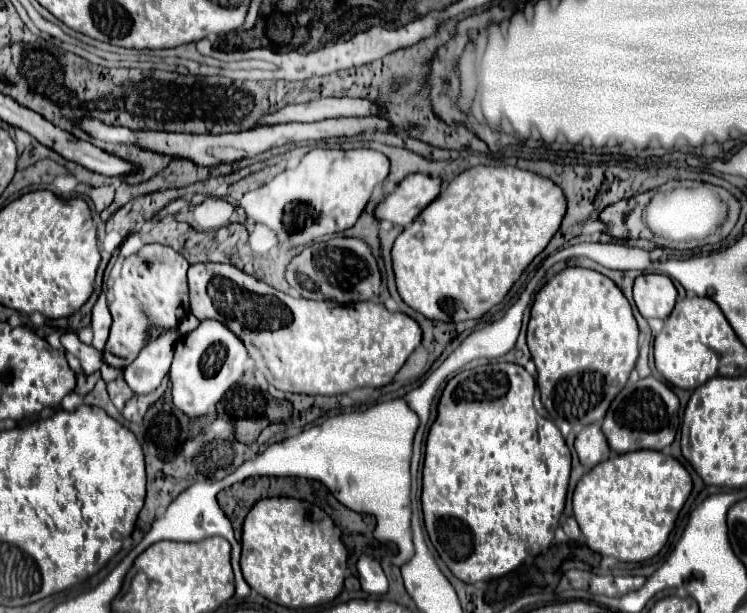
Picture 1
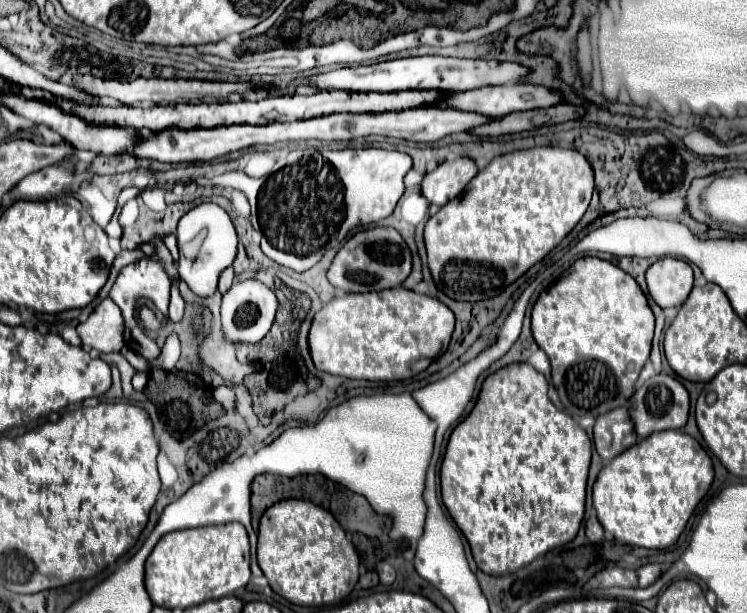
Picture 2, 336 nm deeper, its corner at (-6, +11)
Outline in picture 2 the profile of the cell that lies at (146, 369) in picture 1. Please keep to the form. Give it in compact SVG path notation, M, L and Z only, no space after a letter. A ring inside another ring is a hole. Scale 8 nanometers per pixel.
M201 203L179 221L177 229L179 243L179 277L189 285L197 297L211 297L217 291L217 279L225 267L229 267L237 253L237 233L225 209L215 203Z

